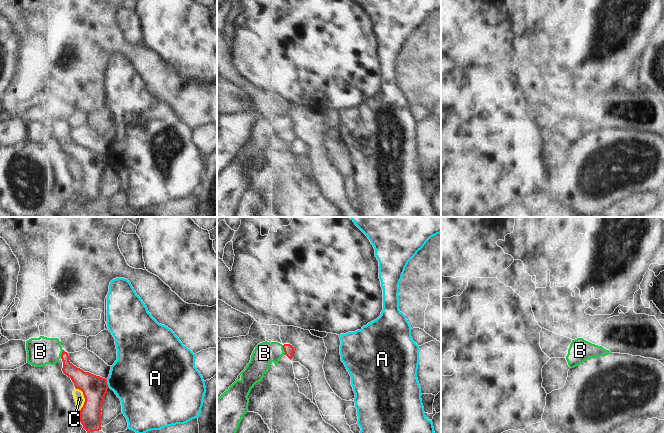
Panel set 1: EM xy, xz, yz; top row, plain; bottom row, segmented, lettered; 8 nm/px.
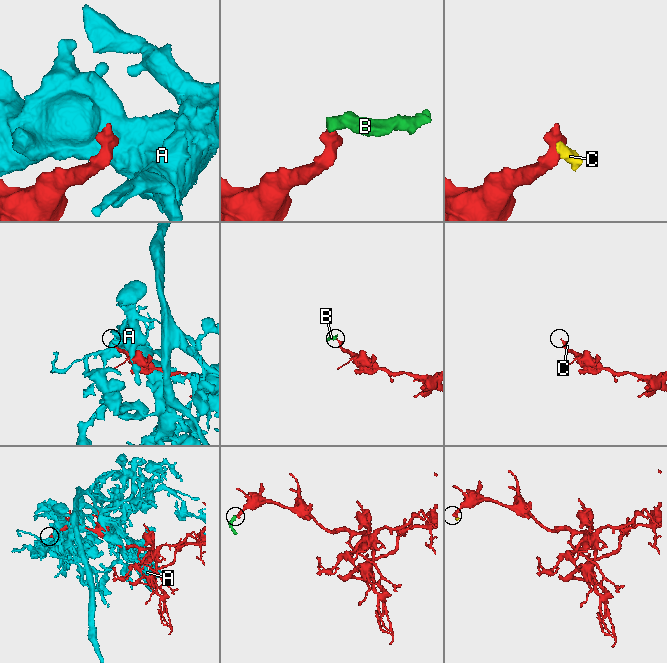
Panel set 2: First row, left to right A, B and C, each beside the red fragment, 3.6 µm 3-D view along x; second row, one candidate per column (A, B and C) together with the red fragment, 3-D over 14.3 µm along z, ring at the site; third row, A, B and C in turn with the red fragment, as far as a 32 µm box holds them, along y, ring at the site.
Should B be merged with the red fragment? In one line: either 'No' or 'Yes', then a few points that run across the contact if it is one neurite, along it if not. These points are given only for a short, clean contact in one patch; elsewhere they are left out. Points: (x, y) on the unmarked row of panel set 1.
Yes. Line: xz (288, 125), (284, 126), (264, 129)

